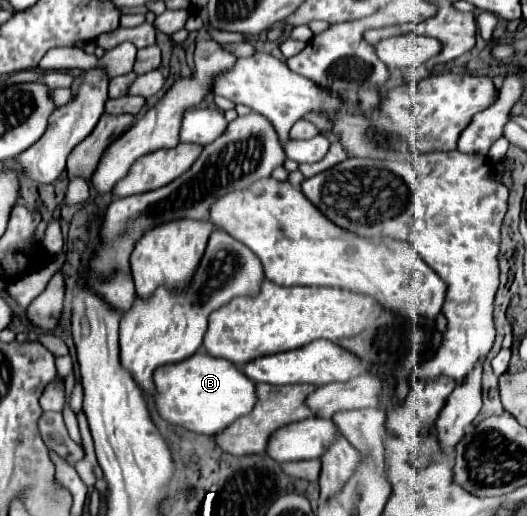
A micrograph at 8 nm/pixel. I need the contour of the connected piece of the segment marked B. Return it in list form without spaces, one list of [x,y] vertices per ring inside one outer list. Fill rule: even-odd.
[[[197,351],[183,363],[159,367],[159,371],[155,371],[155,387],[159,387],[159,399],[155,399],[155,405],[161,417],[203,435],[219,435],[233,425],[235,419],[249,415],[257,403],[255,383],[231,361],[211,357],[205,351]]]

